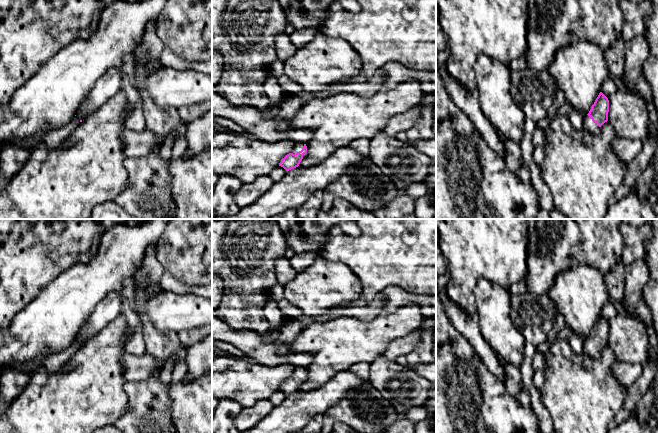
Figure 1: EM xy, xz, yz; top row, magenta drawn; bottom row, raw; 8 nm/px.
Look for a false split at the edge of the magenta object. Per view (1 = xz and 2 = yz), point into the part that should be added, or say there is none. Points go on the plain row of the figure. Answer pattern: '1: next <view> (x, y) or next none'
1: next xz (297, 371)
2: next yz (589, 350)

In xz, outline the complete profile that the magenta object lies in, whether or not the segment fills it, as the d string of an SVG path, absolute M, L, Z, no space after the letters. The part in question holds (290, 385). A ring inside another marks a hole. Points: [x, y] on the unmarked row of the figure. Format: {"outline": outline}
{"outline": "M295 366L291 376L281 384L279 390L283 391L286 395L294 393L299 390L306 377L306 368Z"}

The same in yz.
{"outline": "M600 316L589 337L584 341L583 354L597 358L600 351L608 345L609 324Z"}

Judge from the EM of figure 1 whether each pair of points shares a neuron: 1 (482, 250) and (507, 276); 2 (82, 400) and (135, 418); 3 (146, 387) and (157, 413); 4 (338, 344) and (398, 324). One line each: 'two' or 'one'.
1: one
2: two
3: one
4: one

